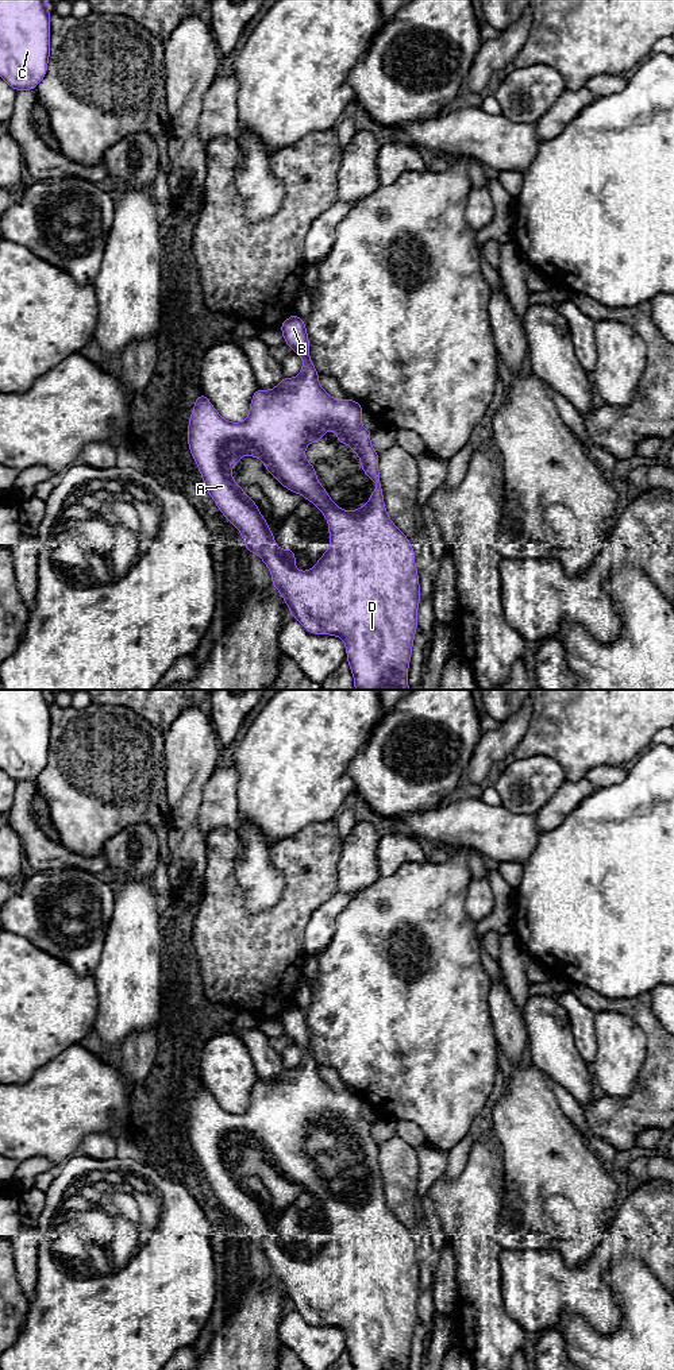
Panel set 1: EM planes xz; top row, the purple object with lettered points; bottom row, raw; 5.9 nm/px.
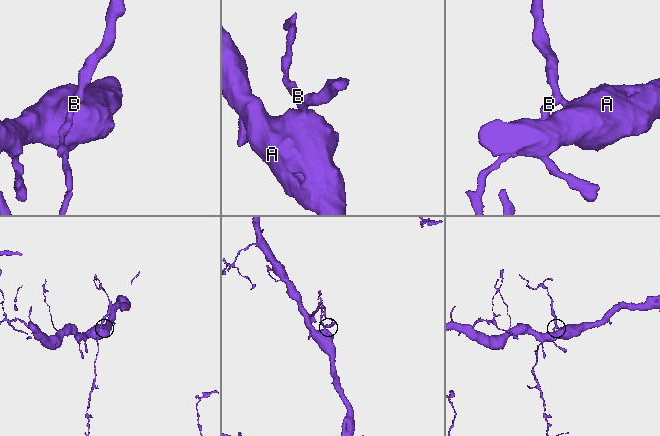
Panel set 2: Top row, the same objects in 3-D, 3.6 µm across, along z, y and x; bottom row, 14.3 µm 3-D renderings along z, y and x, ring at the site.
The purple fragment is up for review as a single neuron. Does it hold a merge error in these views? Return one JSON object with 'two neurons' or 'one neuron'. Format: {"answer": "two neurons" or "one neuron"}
{"answer": "one neuron"}

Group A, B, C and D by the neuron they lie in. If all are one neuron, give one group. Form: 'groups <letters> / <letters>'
groups A B C D

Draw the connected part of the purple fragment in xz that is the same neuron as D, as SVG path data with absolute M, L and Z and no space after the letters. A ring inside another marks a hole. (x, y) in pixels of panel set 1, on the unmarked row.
M297 1004L282 1012L280 1022L284 1033L293 1043L301 1047L303 1060L294 1069L284 1068L271 1081L257 1080L250 1093L249 1107L242 1114L231 1114L223 1109L208 1088L201 1084L193 1096L188 1115L188 1138L199 1158L205 1180L222 1205L234 1216L243 1228L249 1243L258 1246L271 1265L271 1276L280 1282L289 1298L290 1308L300 1312L304 1320L312 1325L338 1327L346 1335L347 1354L354 1370L408 1370L408 1359L412 1338L417 1321L417 1300L420 1294L420 1274L415 1254L415 1240L408 1228L390 1211L384 1193L382 1174L378 1162L378 1142L370 1135L371 1122L361 1115L365 1104L359 1093L344 1089L334 1091L319 1074L319 1064L309 1047L309 1029L305 1012ZM327 1122L338 1124L336 1132L351 1138L361 1150L362 1162L375 1174L375 1182L369 1185L369 1195L361 1196L355 1203L338 1199L330 1189L328 1182L320 1176L315 1155L305 1149L308 1135L323 1131ZM242 1146L250 1146L263 1153L265 1159L285 1180L301 1185L319 1199L328 1213L330 1238L308 1262L294 1258L294 1240L281 1240L274 1232L274 1224L262 1208L257 1195L244 1185L243 1177L238 1176L231 1161L240 1153Z

